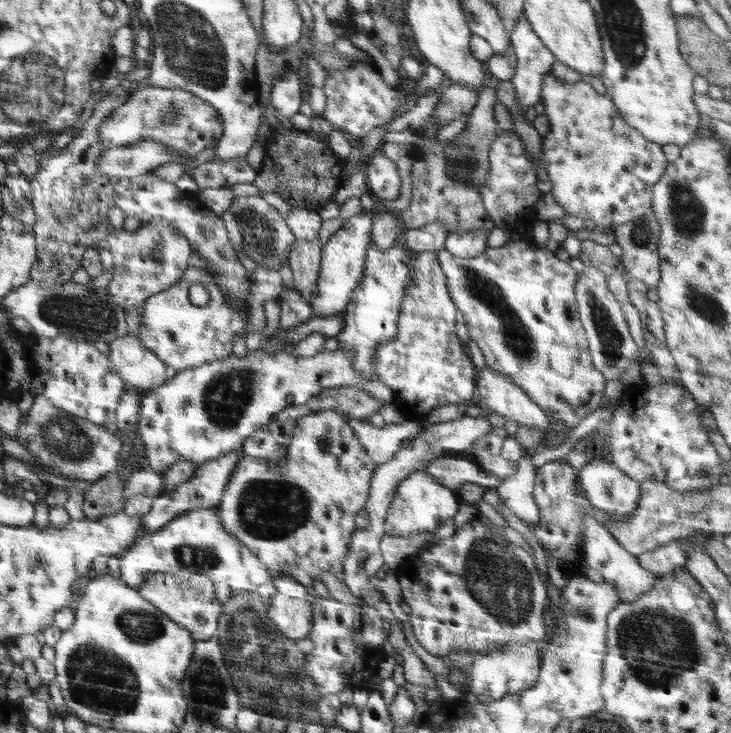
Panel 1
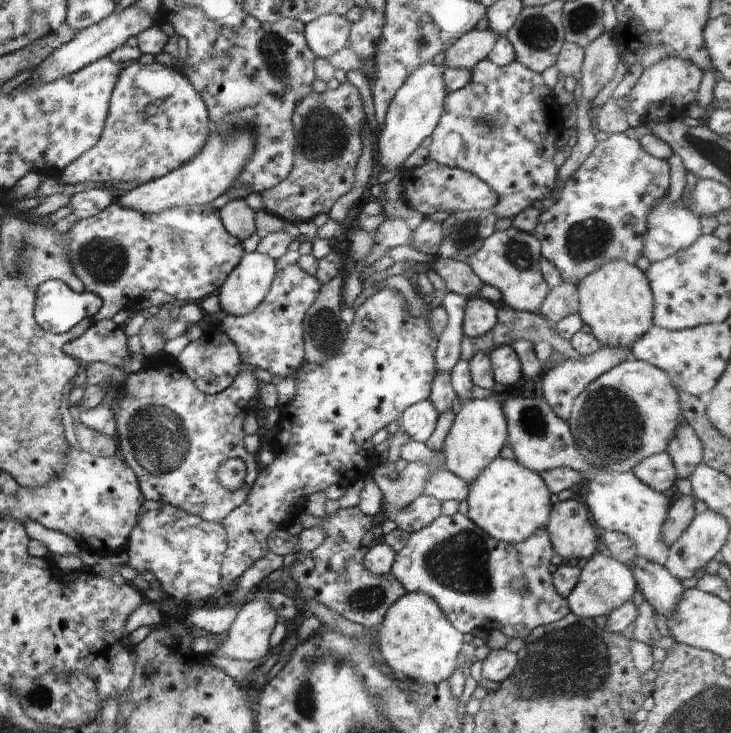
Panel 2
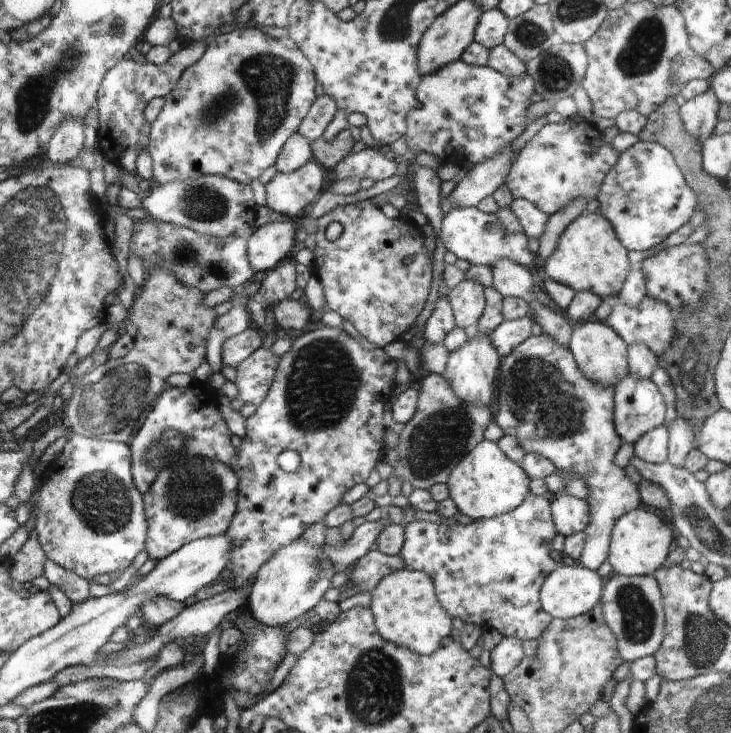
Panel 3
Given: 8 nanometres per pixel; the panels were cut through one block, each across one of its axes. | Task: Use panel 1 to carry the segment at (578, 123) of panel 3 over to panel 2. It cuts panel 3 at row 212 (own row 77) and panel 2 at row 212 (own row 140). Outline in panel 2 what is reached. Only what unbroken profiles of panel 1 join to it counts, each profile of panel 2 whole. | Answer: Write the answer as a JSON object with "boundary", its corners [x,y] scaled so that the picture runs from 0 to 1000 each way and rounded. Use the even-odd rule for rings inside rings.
{"boundary":[[[837,183],[818,194],[807,213],[785,235],[765,259],[759,278],[741,286],[729,322],[739,330],[740,349],[750,352],[766,371],[767,379],[791,387],[818,363],[834,355],[854,355],[870,362],[870,355],[880,349],[878,325],[886,314],[886,292],[897,276],[914,265],[917,255],[917,226],[911,218],[896,216],[881,206],[873,192],[856,183]]]}

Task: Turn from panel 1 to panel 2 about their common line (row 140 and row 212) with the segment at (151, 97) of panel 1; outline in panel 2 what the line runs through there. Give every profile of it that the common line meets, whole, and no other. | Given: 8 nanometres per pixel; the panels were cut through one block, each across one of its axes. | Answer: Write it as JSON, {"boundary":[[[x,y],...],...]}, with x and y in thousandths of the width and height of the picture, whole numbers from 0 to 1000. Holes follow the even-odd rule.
{"boundary":[[[155,274],[135,292],[105,302],[88,319],[88,330],[98,371],[109,379],[116,397],[131,401],[138,409],[138,420],[127,432],[130,439],[153,435],[159,426],[171,422],[167,411],[172,404],[189,409],[189,404],[200,398],[219,396],[244,409],[265,413],[290,401],[297,402],[335,347],[331,330],[304,307],[301,286],[287,280],[244,281],[212,292],[194,292]]]}

